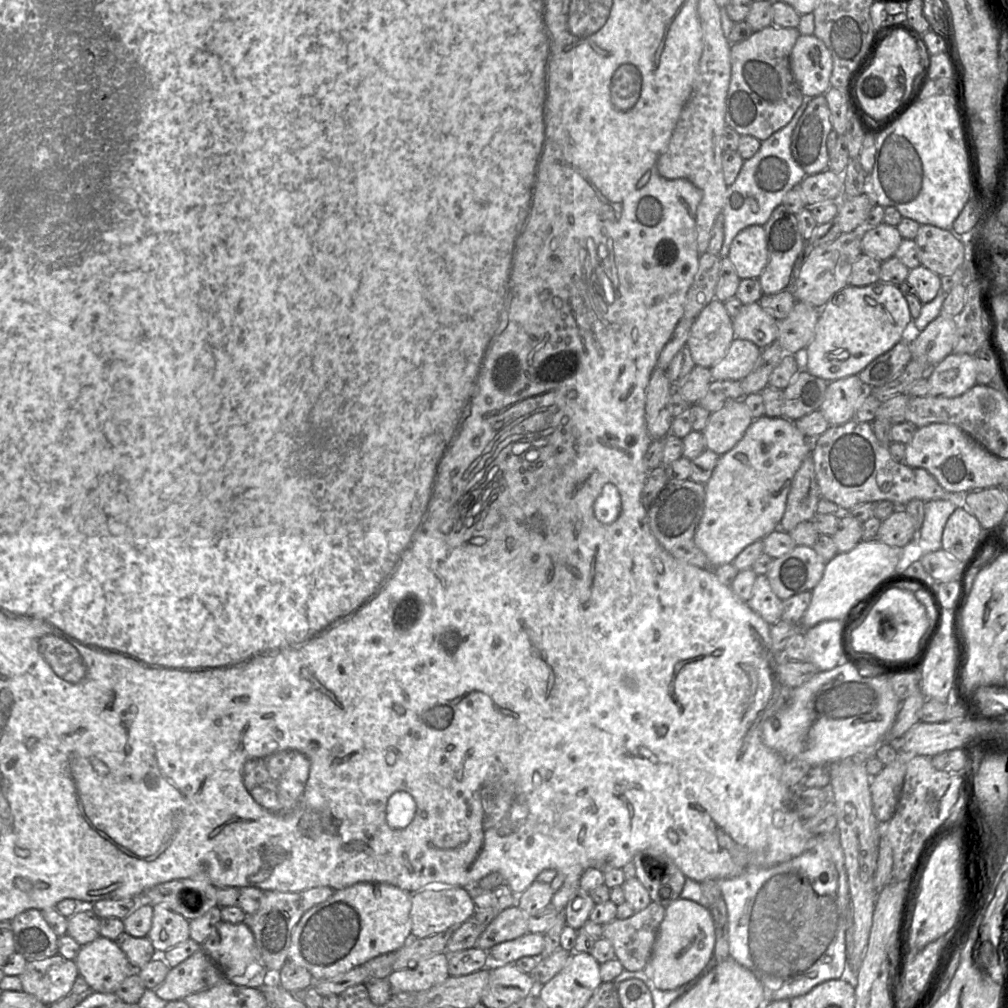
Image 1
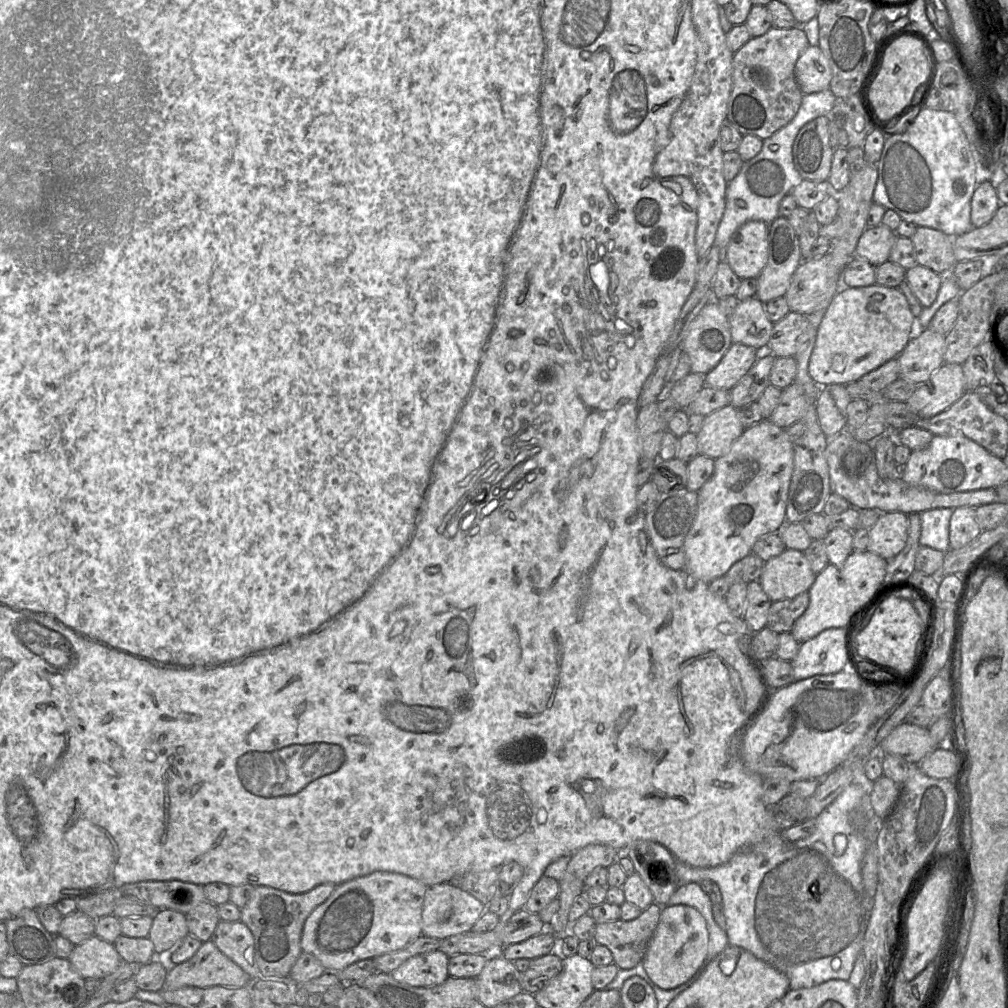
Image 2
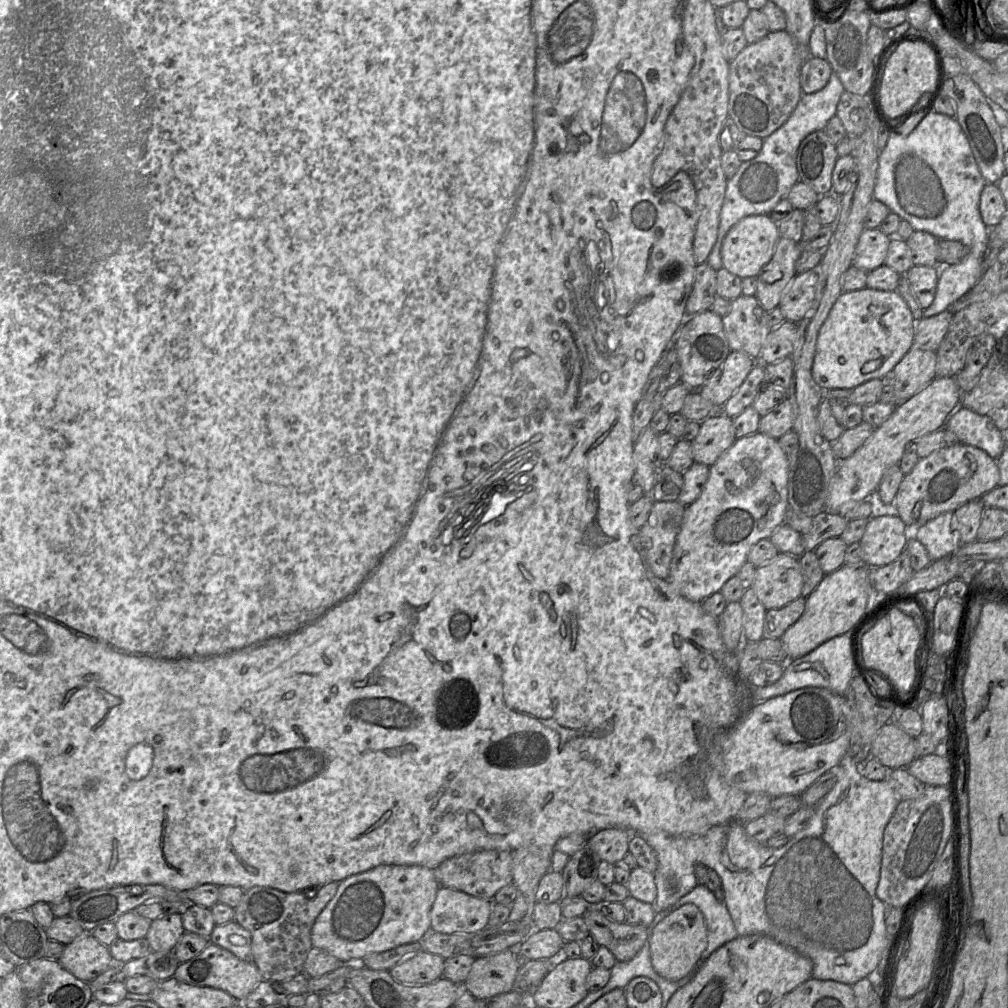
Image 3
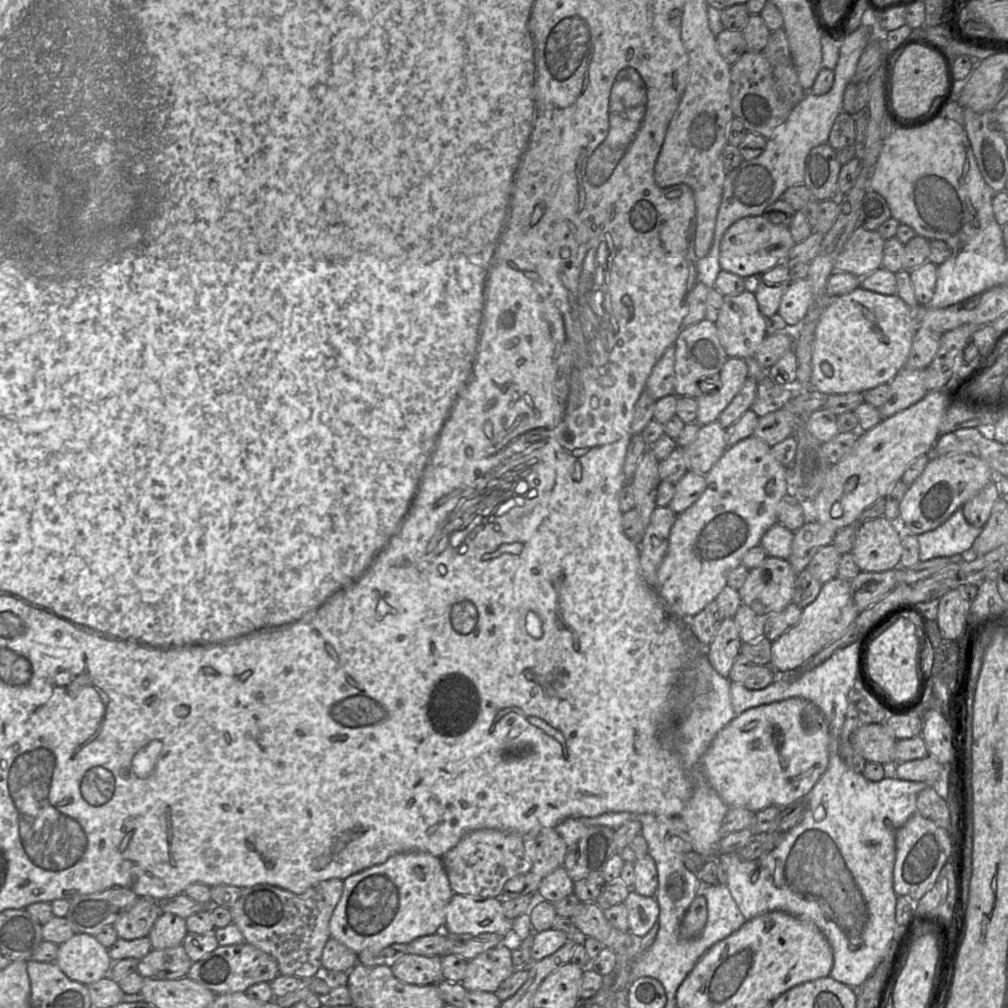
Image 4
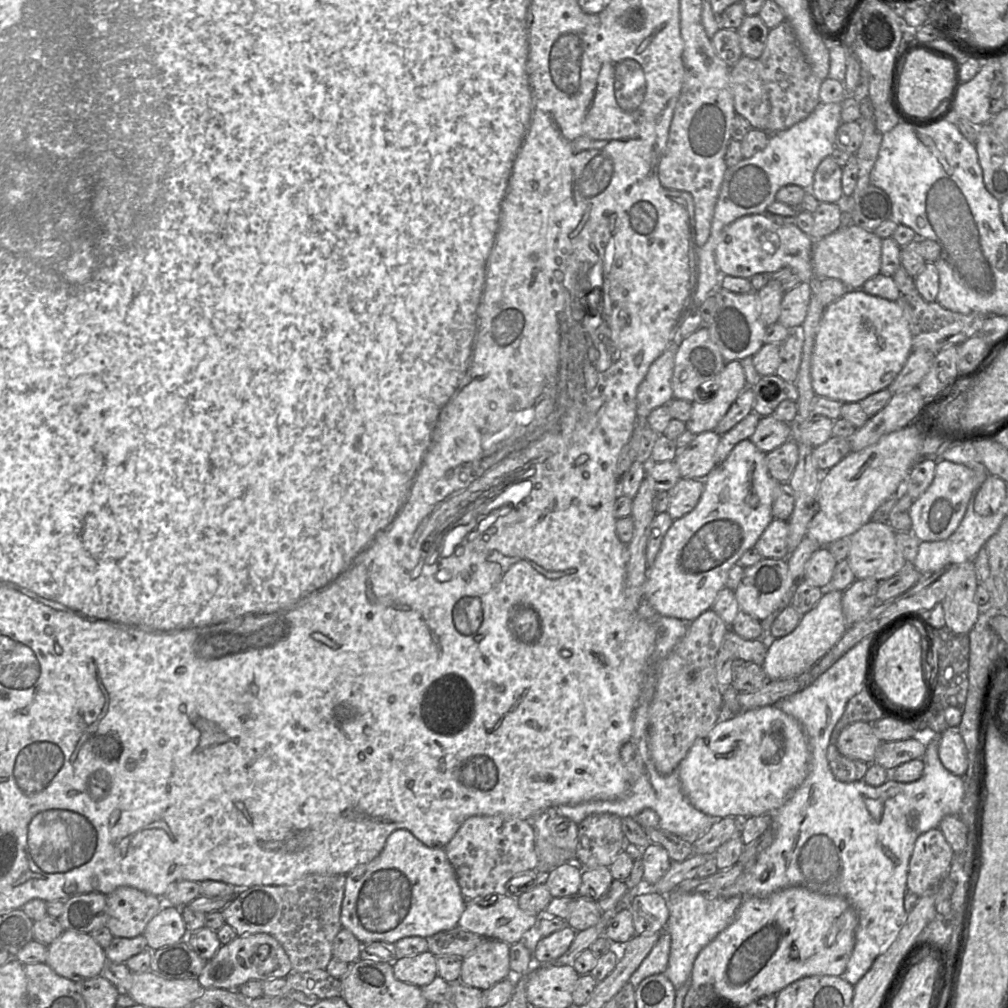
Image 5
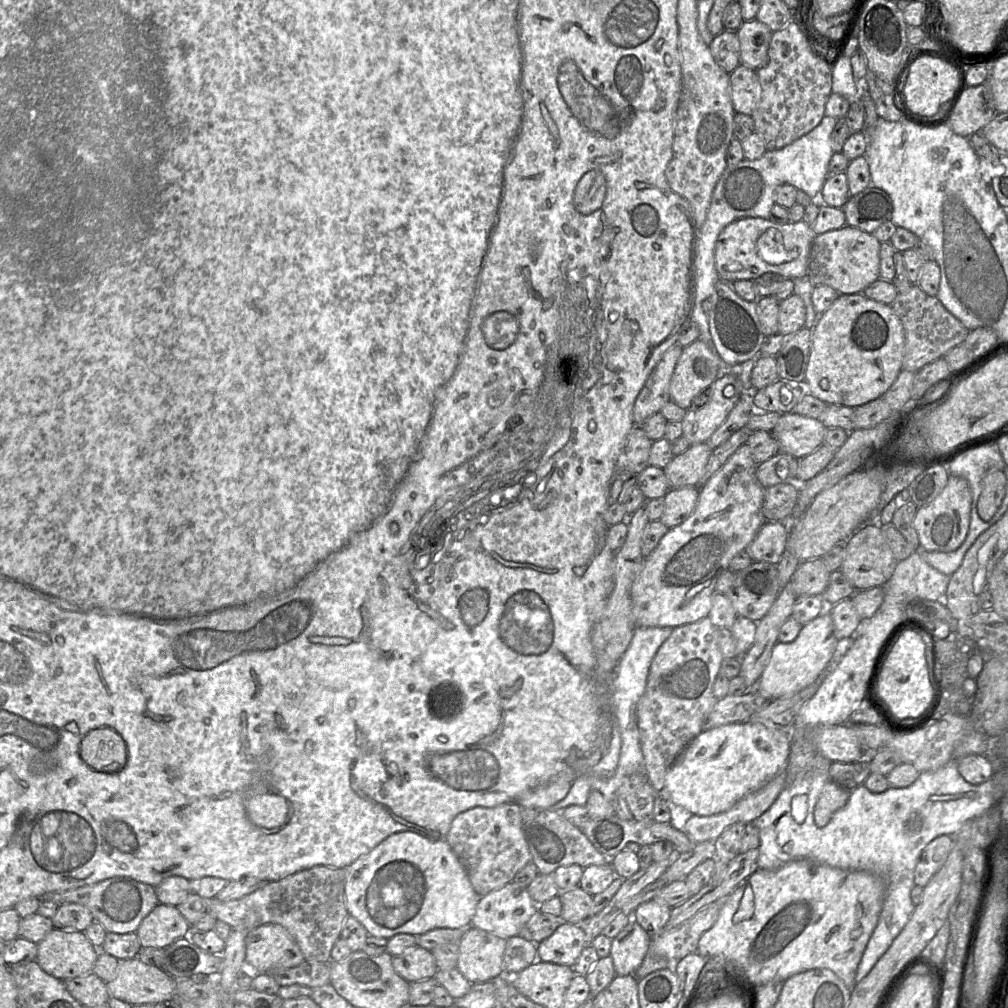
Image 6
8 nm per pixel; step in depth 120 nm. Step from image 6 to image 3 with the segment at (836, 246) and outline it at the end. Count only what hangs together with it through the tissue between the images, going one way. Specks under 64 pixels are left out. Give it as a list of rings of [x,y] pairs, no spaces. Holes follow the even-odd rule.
[[[866,228],[859,238],[852,265],[866,272],[882,266],[885,264],[890,240],[891,237],[880,228]]]

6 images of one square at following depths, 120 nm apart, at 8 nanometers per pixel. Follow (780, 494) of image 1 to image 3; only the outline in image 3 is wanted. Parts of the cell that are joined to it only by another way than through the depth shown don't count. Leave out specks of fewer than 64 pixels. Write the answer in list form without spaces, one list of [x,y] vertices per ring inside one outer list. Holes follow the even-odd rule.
[[[760,431],[737,438],[733,445],[727,449],[709,469],[708,480],[700,495],[685,509],[680,530],[674,544],[669,576],[667,578],[682,596],[696,603],[702,603],[710,595],[719,592],[727,580],[739,572],[742,565],[747,561],[751,547],[761,539],[769,539],[775,530],[785,523],[788,510],[788,456],[781,448],[778,439],[772,438]]]

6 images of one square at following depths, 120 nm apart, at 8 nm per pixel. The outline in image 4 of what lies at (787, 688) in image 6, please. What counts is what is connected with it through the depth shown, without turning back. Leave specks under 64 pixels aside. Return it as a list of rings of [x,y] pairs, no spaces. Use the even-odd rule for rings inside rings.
[[[835,577],[822,584],[816,599],[802,610],[800,620],[772,642],[770,666],[777,675],[798,673],[823,648],[843,636],[858,616],[852,597],[851,581]]]

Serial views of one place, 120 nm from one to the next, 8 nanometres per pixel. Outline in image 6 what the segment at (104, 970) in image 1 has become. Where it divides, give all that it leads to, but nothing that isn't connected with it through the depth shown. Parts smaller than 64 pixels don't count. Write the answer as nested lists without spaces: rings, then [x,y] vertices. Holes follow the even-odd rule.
[[[52,929],[37,943],[36,962],[57,979],[93,973],[99,949],[82,931]]]

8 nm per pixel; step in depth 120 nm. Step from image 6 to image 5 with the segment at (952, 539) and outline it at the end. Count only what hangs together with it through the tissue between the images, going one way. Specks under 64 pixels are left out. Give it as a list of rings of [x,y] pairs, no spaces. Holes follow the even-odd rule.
[[[942,458],[935,460],[935,476],[921,497],[914,500],[910,508],[912,533],[919,541],[940,541],[949,538],[960,525],[972,492],[978,486],[976,472],[962,464]]]

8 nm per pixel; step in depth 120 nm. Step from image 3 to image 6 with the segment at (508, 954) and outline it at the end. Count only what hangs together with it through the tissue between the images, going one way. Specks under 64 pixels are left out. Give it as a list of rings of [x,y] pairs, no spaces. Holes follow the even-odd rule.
[[[469,926],[458,943],[458,971],[470,982],[493,980],[503,973],[506,940]]]

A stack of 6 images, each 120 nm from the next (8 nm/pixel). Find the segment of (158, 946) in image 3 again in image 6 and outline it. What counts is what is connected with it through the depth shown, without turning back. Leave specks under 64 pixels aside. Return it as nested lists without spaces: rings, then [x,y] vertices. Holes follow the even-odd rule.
[[[159,903],[142,920],[135,933],[143,948],[165,948],[176,940],[189,936],[190,925],[177,907]]]

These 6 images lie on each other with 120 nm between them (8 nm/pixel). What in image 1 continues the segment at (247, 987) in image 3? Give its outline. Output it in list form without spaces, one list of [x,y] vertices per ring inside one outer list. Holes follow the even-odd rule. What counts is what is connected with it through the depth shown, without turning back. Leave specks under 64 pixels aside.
[[[200,948],[177,966],[170,968],[165,980],[154,989],[161,999],[170,1002],[210,989],[227,981],[220,968]]]

